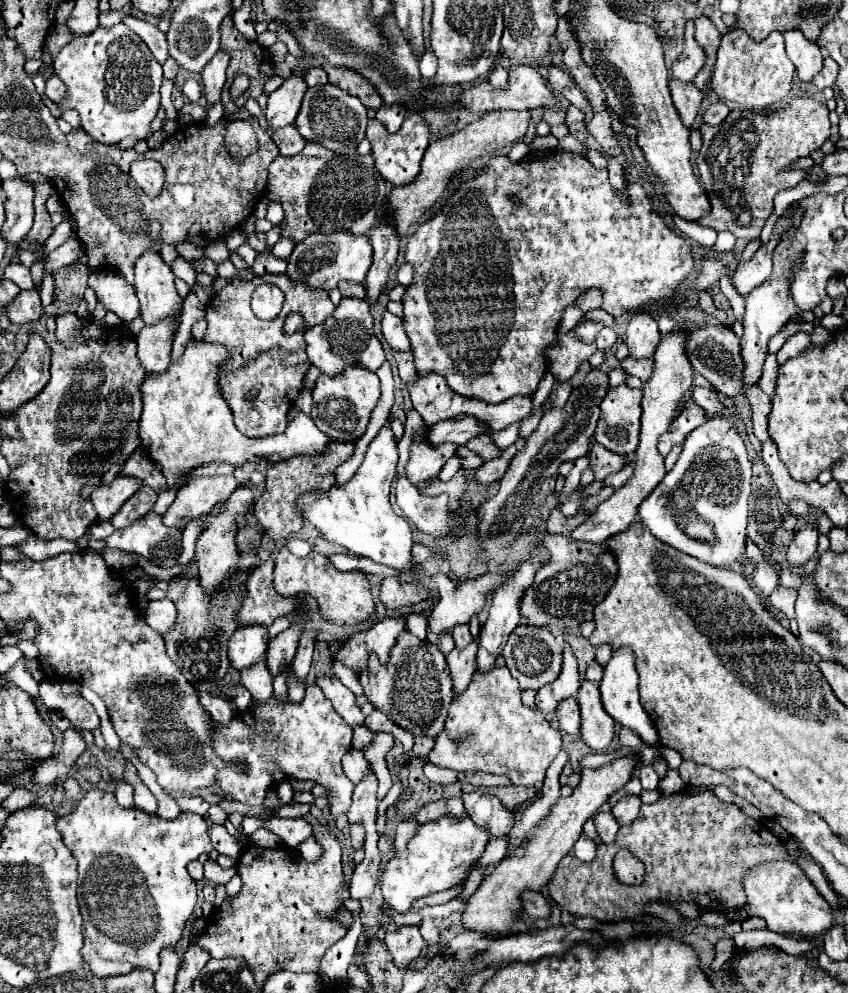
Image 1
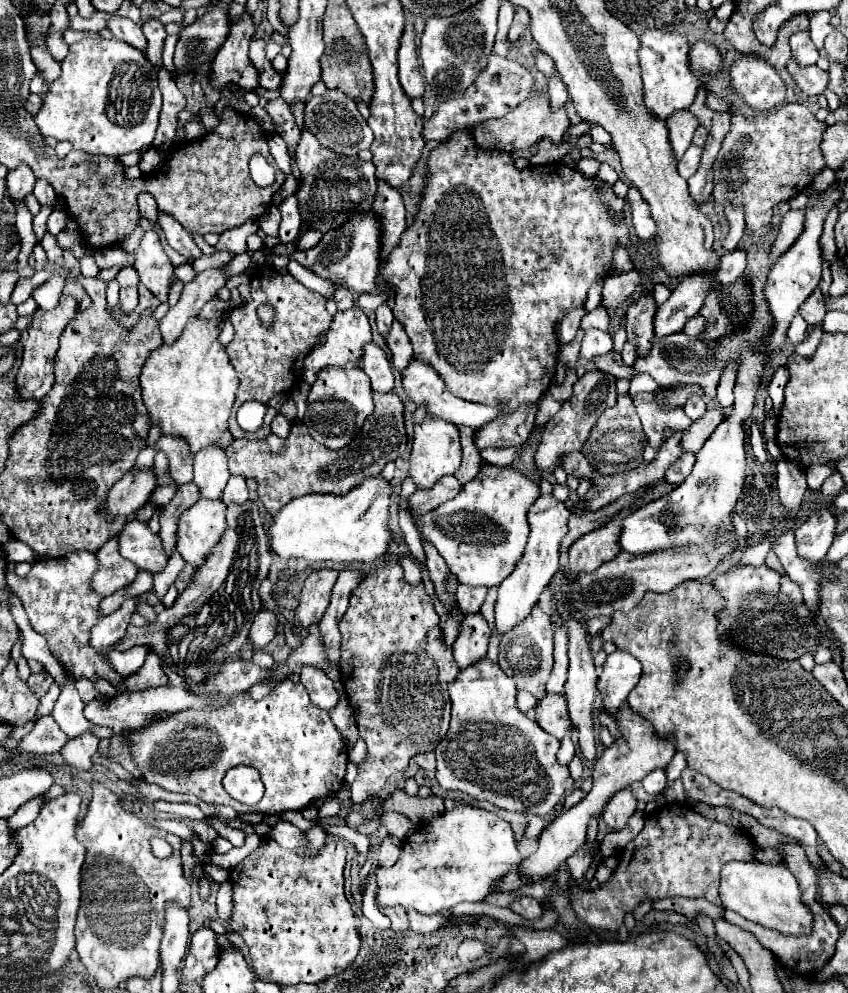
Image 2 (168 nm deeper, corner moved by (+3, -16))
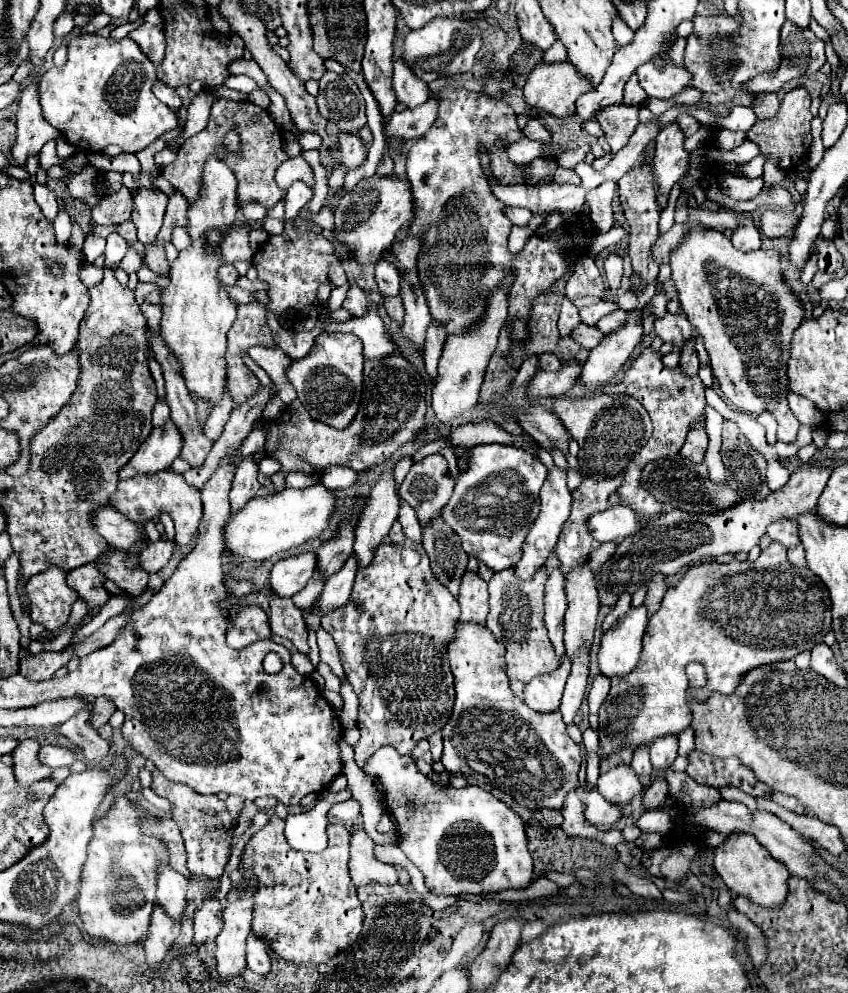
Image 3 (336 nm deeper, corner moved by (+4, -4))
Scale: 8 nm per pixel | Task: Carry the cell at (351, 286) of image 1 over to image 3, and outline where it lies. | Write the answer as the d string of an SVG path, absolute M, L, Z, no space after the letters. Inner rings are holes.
M332 264L332 266L330 266L330 282L332 282L334 286L344 286L344 284L348 282L342 264Z

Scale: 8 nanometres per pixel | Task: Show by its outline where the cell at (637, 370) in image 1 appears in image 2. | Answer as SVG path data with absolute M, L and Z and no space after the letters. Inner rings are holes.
M617 350L607 352L607 356L599 356L599 360L591 360L599 370L615 376L615 378L627 378L631 380L635 376L635 370L631 366L621 364L621 354Z

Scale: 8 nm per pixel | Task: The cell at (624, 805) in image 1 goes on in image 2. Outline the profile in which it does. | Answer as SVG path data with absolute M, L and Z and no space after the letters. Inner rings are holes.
M625 788L623 792L611 796L611 800L605 804L601 812L601 818L611 830L621 830L627 824L629 816L635 812L635 804L637 804L635 796L631 794L629 788Z

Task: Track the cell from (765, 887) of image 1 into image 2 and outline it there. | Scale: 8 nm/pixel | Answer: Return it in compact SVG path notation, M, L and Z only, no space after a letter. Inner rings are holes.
M733 860L727 862L721 870L721 902L725 910L733 910L737 914L741 914L747 920L753 920L765 928L773 928L779 930L781 934L793 934L793 936L803 936L809 934L813 928L813 918L811 912L803 906L801 902L801 892L799 892L799 884L795 880L795 876L789 872L789 868L785 864L765 864L759 860Z

